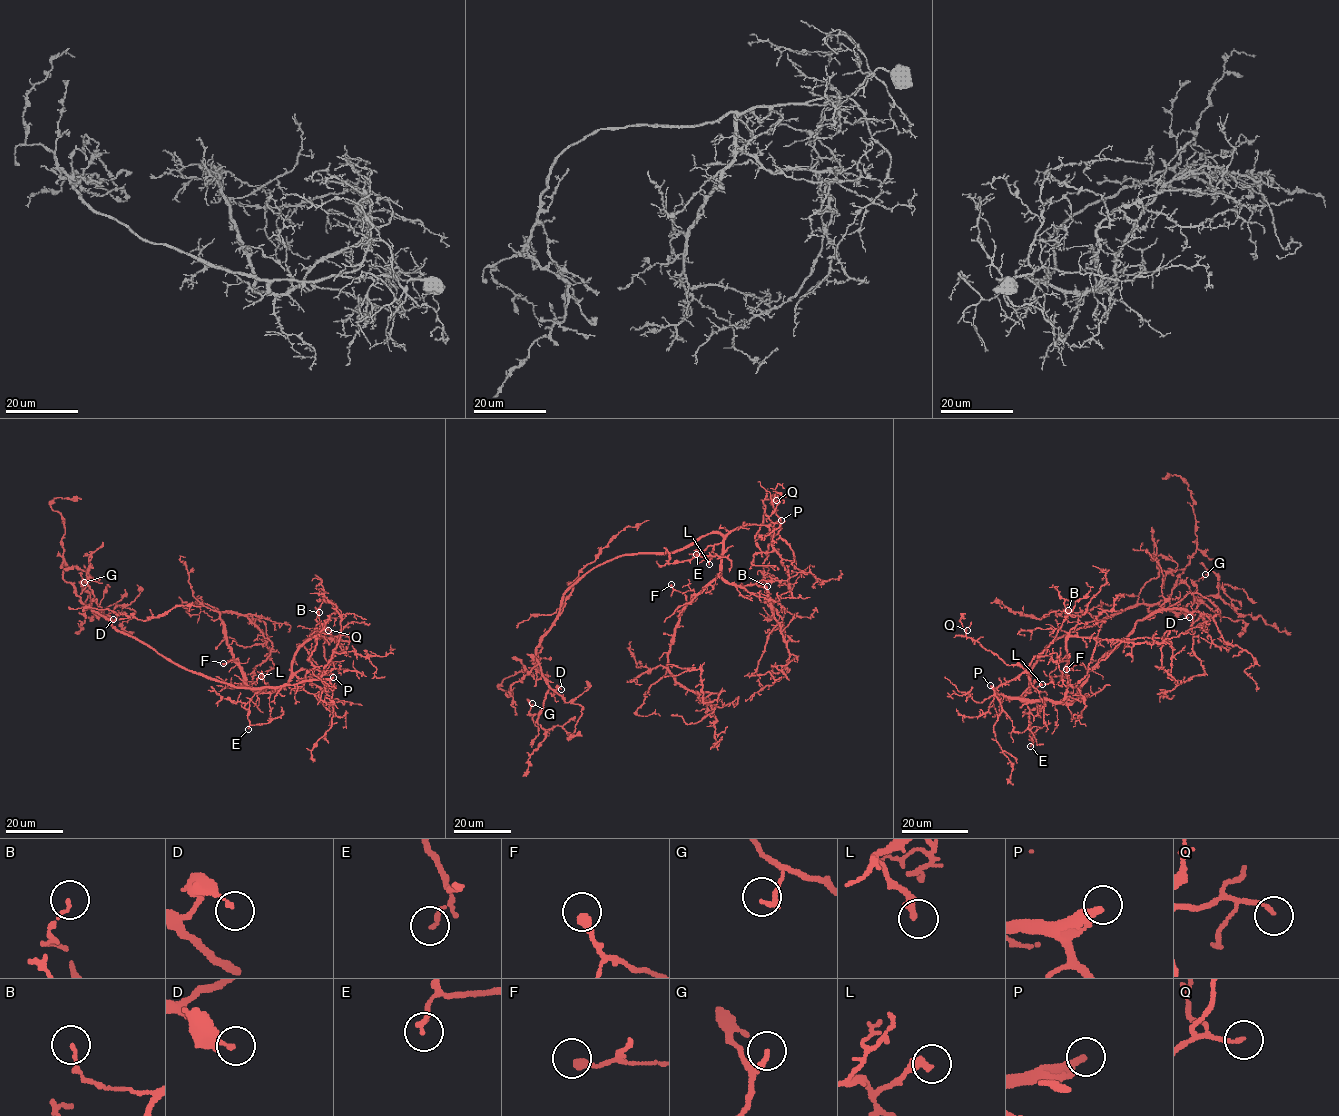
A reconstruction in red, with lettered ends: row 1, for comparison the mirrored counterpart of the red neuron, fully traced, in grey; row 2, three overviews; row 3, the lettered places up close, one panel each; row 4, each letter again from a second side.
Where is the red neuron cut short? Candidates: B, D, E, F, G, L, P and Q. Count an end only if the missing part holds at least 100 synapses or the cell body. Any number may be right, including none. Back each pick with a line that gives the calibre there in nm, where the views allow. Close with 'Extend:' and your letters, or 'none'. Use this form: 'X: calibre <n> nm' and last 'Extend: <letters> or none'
P: calibre 340 nm
Extend: P

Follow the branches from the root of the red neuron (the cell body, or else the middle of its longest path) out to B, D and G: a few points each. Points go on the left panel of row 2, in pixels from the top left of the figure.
B: (238, 687), (273, 687), (273, 690), (283, 687), (290, 677), (294, 653), (320, 625), (316, 617), (319, 612)
D: (238, 687), (179, 667), (96, 615), (113, 619)
G: (238, 687), (179, 667), (118, 630), (103, 615), (87, 608), (96, 615), (102, 610), (81, 583), (84, 582)

